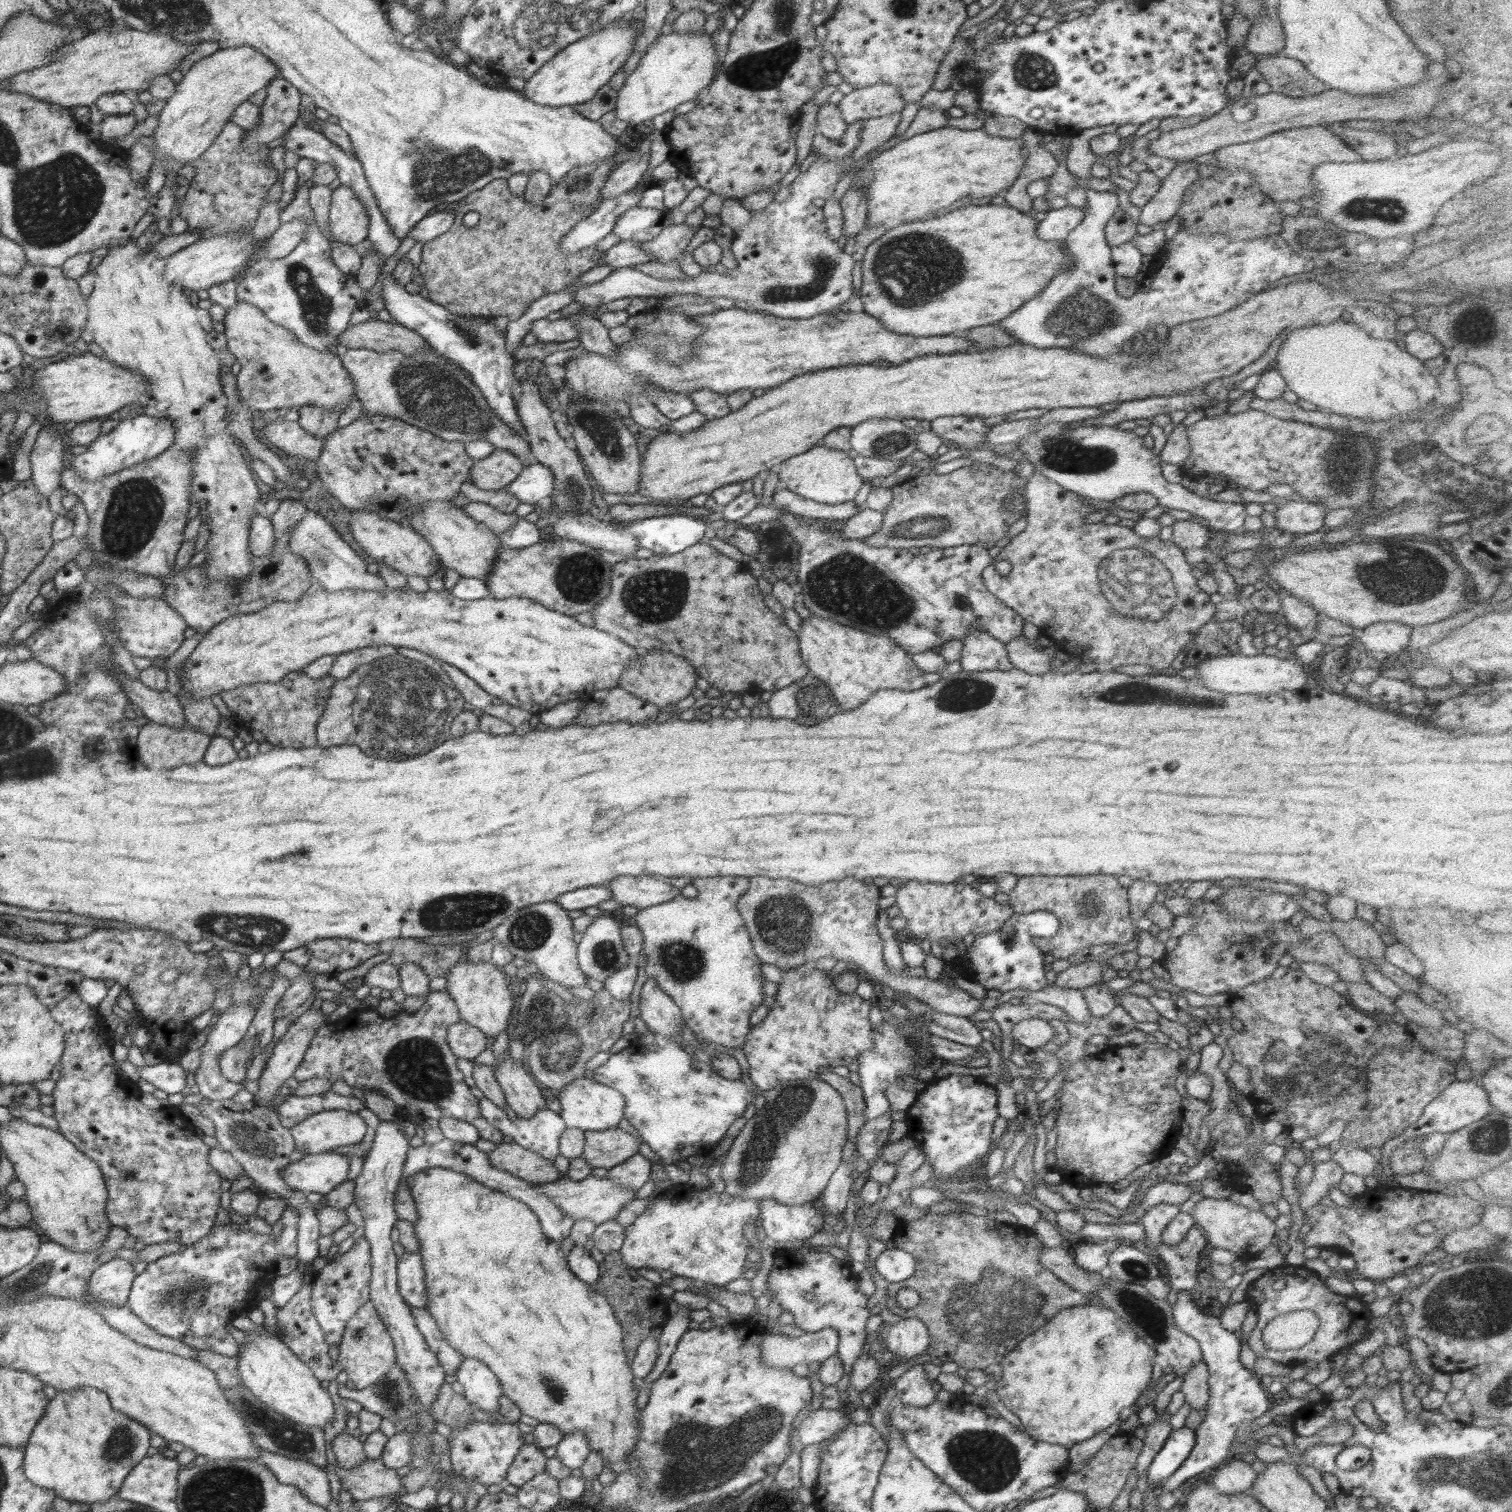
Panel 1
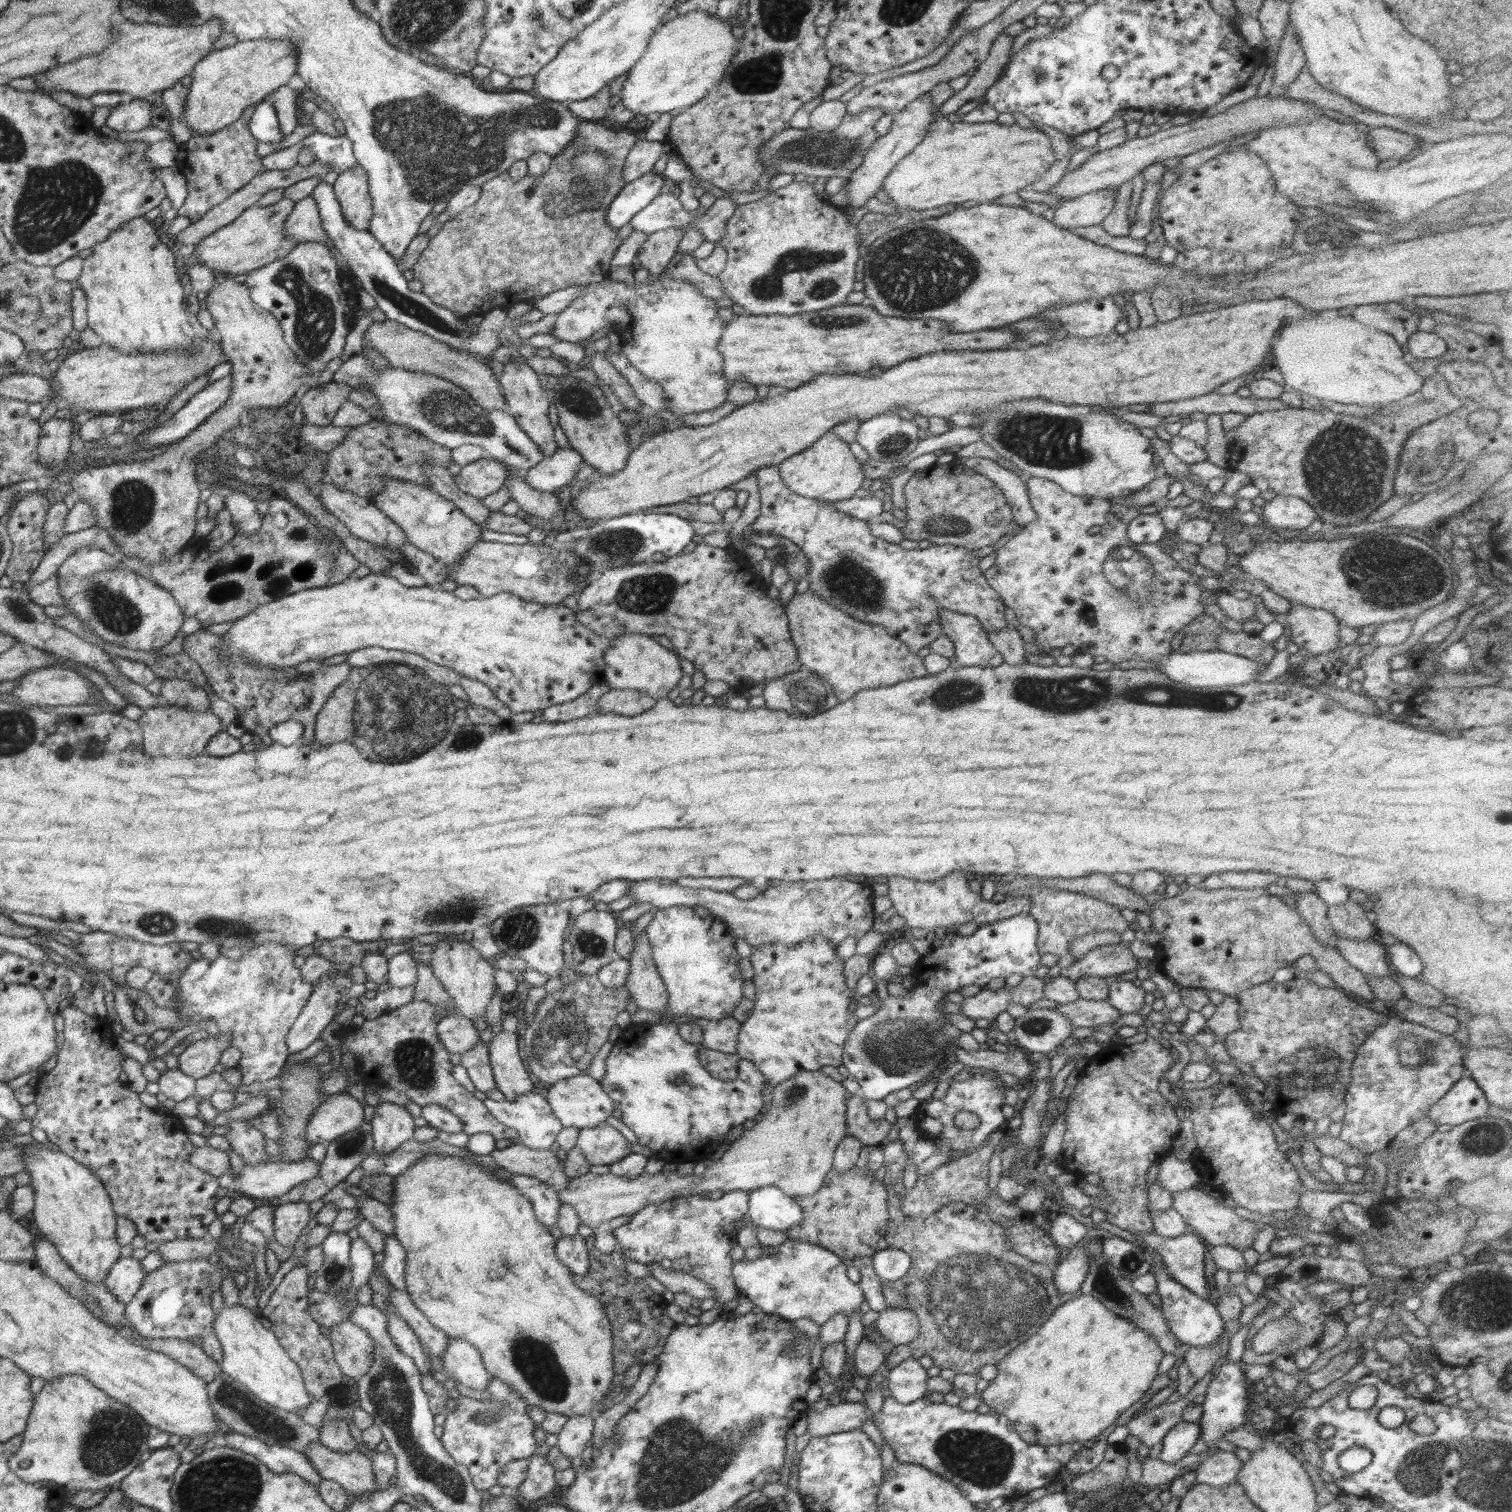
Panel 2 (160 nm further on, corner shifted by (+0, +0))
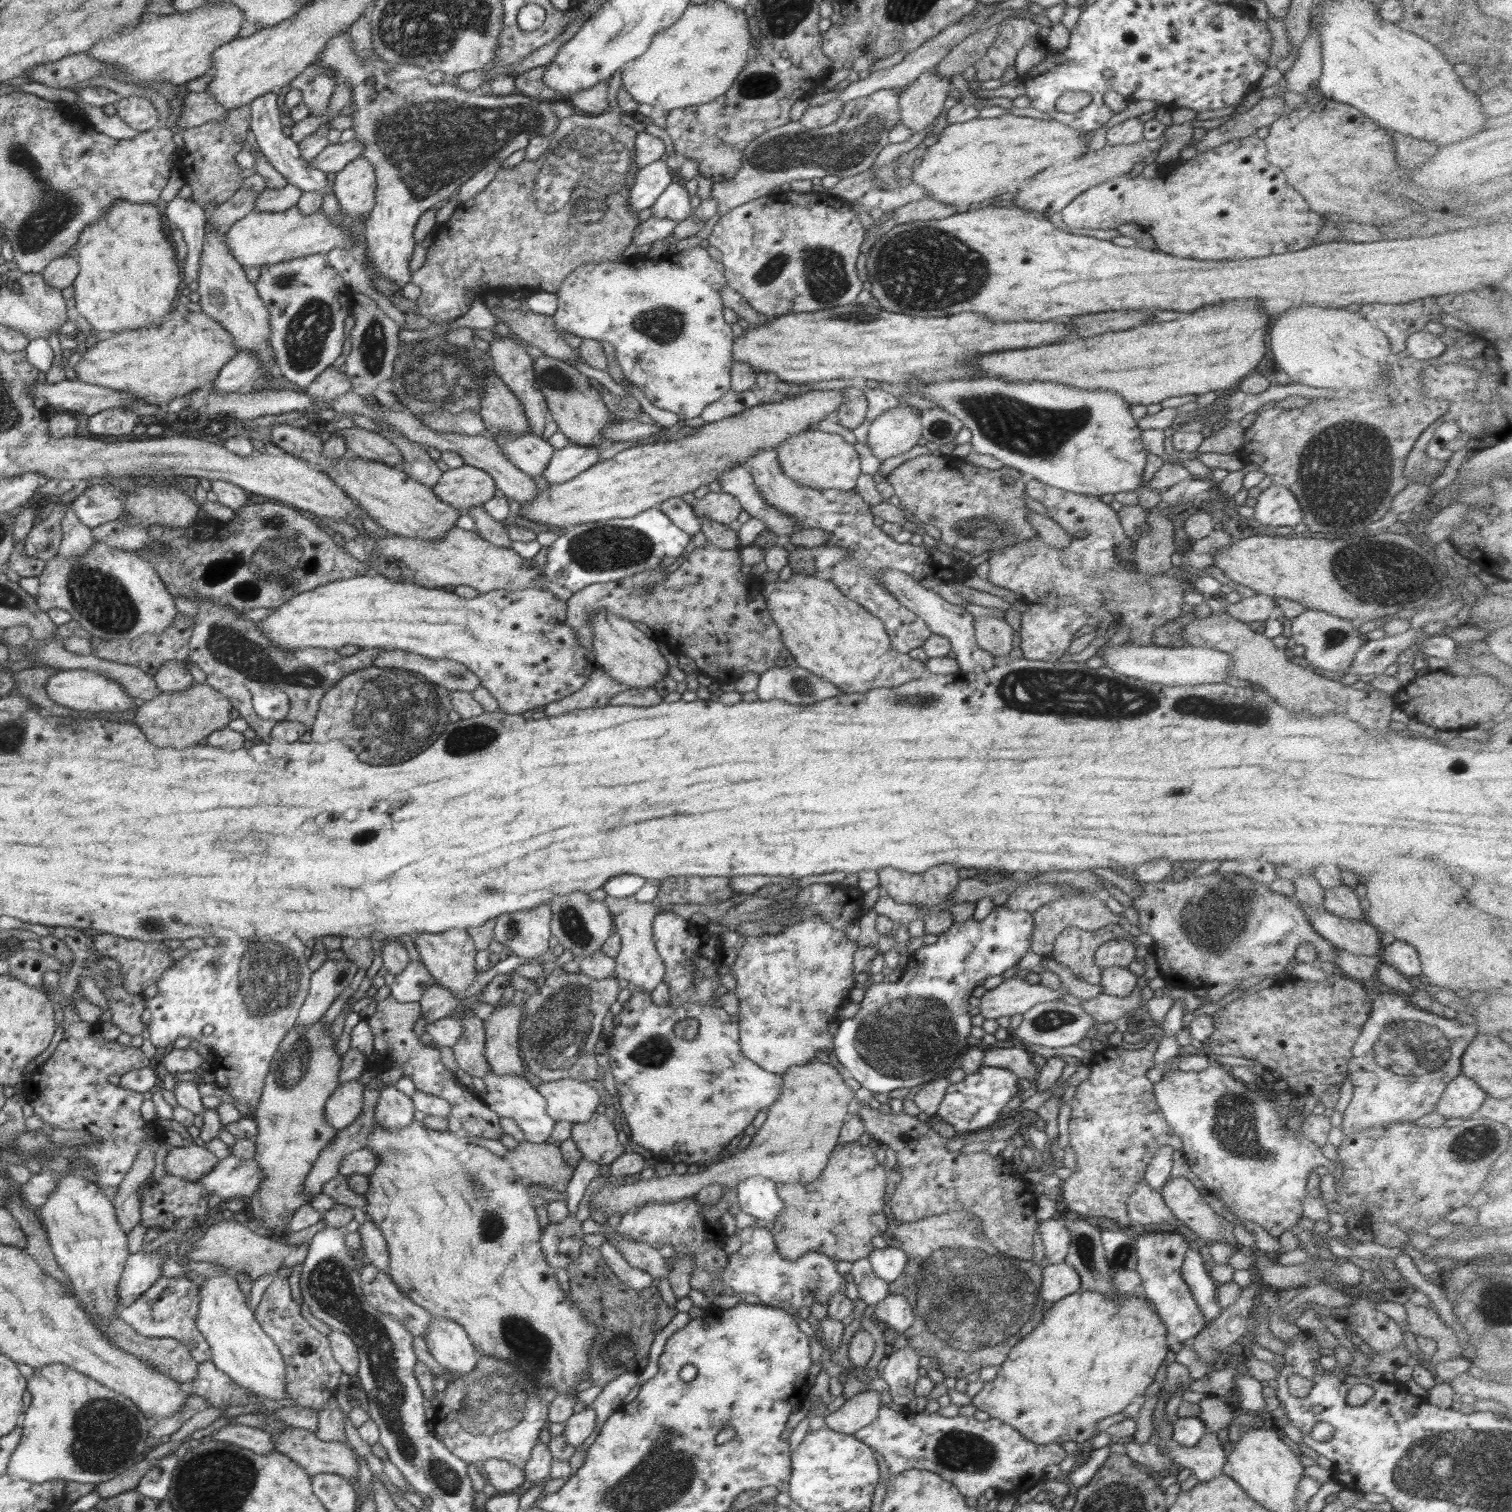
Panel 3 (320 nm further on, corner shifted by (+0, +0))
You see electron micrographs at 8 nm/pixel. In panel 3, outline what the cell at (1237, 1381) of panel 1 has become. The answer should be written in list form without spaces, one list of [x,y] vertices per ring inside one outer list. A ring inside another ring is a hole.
[[[1143,1229],[1136,1238],[1136,1268],[1141,1276],[1142,1289],[1147,1301],[1167,1328],[1168,1336],[1180,1342],[1192,1340],[1206,1326],[1204,1315],[1183,1279],[1181,1268],[1187,1250],[1193,1245],[1188,1243],[1183,1232],[1148,1231]]]

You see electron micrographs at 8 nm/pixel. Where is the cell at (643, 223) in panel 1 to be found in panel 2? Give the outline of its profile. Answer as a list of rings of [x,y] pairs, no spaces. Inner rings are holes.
[[[668,193],[659,194],[648,207],[640,210],[629,224],[634,232],[642,232],[648,236],[670,228],[684,228],[695,218],[696,215],[682,207],[679,198]]]

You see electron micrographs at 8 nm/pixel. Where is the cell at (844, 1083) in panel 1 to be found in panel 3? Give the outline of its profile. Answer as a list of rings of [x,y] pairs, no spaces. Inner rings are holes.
[[[854,1105],[851,1109],[854,1115],[858,1115],[866,1132],[881,1146],[893,1149],[896,1152],[896,1161],[900,1166],[901,1181],[895,1193],[889,1200],[889,1206],[894,1218],[904,1222],[917,1222],[926,1217],[939,1216],[945,1213],[965,1211],[972,1213],[982,1221],[984,1235],[1002,1254],[1018,1258],[1020,1260],[1033,1260],[1033,1242],[1036,1228],[1039,1226],[1036,1219],[1036,1199],[1032,1184],[1022,1177],[1024,1170],[1012,1170],[1011,1162],[1006,1162],[1003,1157],[993,1157],[988,1150],[972,1154],[962,1151],[948,1151],[947,1140],[938,1132],[931,1129],[927,1123],[923,1123],[917,1116],[911,1116],[901,1112],[900,1114],[885,1114],[878,1109],[868,1106]]]

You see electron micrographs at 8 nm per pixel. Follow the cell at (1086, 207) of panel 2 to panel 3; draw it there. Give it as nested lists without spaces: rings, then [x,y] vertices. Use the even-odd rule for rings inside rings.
[[[1250,135],[1237,138],[1233,141],[1225,142],[1213,149],[1205,150],[1198,153],[1195,157],[1187,160],[1186,164],[1180,164],[1176,168],[1170,170],[1170,174],[1158,173],[1156,177],[1148,179],[1142,175],[1130,176],[1129,172],[1121,174],[1120,176],[1108,179],[1106,182],[1092,186],[1090,190],[1086,190],[1080,196],[1076,196],[1068,206],[1062,211],[1062,221],[1068,226],[1068,231],[1076,232],[1076,230],[1115,230],[1123,224],[1136,224],[1148,232],[1155,240],[1155,247],[1157,251],[1166,254],[1172,254],[1179,258],[1192,258],[1197,260],[1242,260],[1242,258],[1260,258],[1264,256],[1278,255],[1283,253],[1297,252],[1309,247],[1312,247],[1317,242],[1318,231],[1325,226],[1325,218],[1310,210],[1306,200],[1294,190],[1290,188],[1285,179],[1285,174],[1280,170],[1280,167],[1274,166],[1267,161],[1267,146],[1264,139],[1259,138],[1258,135]]]

